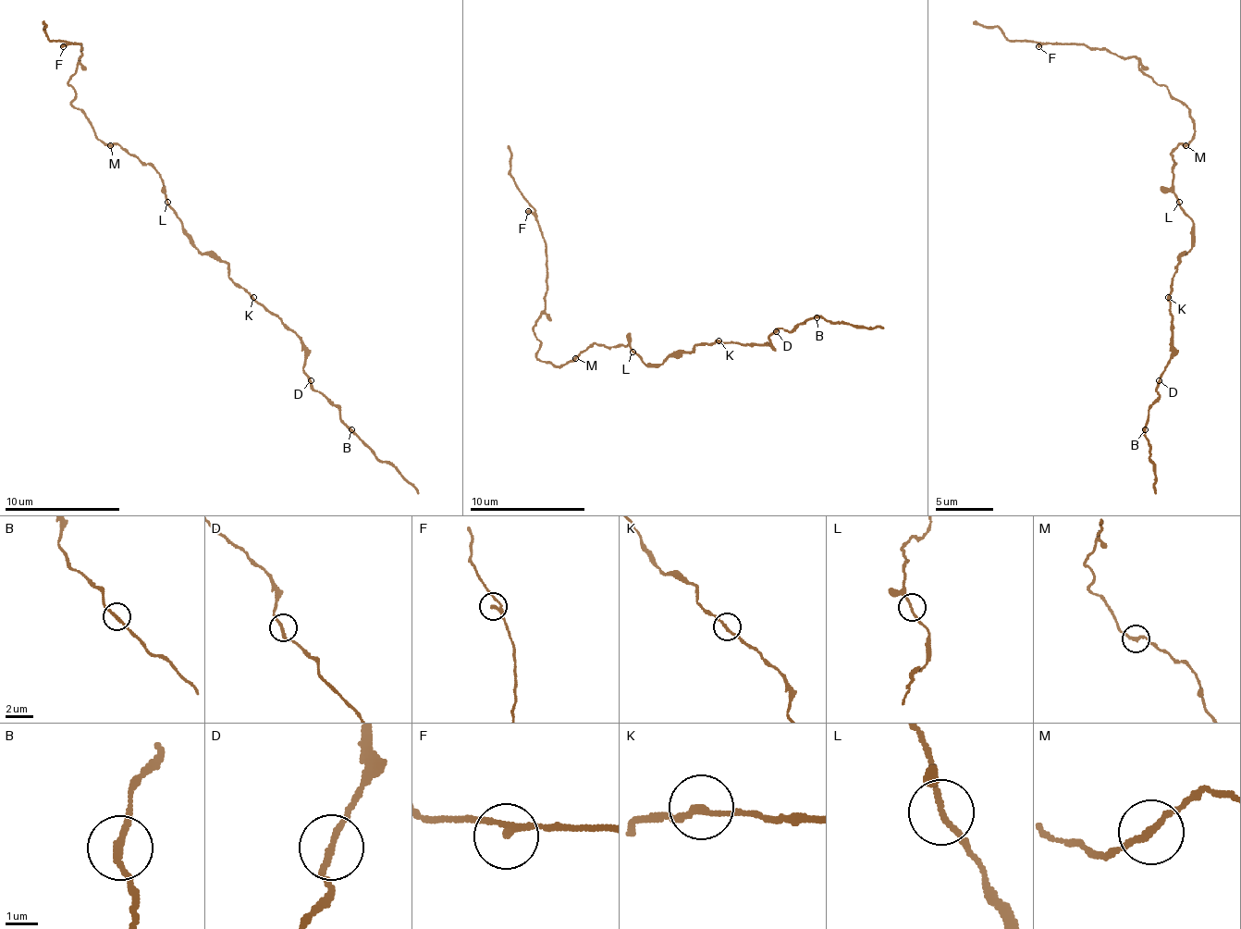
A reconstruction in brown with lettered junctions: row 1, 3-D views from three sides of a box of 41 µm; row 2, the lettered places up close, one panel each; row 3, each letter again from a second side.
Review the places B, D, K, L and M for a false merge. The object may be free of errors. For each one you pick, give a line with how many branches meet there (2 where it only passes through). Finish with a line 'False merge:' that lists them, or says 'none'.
False merge: none

